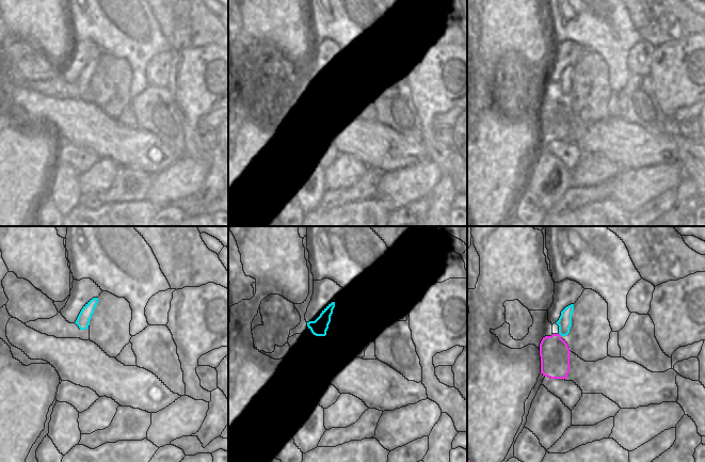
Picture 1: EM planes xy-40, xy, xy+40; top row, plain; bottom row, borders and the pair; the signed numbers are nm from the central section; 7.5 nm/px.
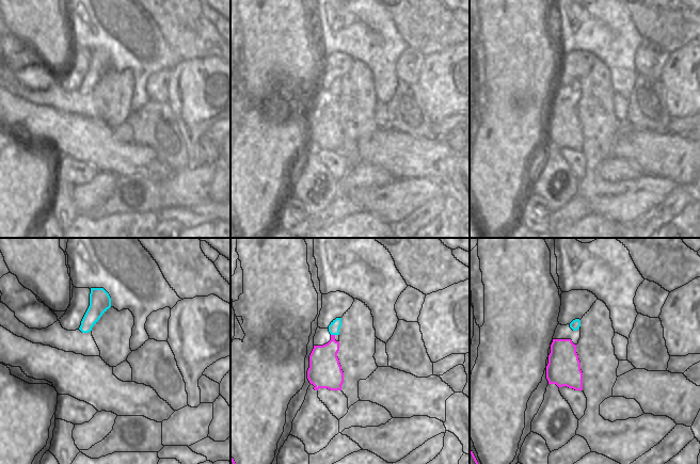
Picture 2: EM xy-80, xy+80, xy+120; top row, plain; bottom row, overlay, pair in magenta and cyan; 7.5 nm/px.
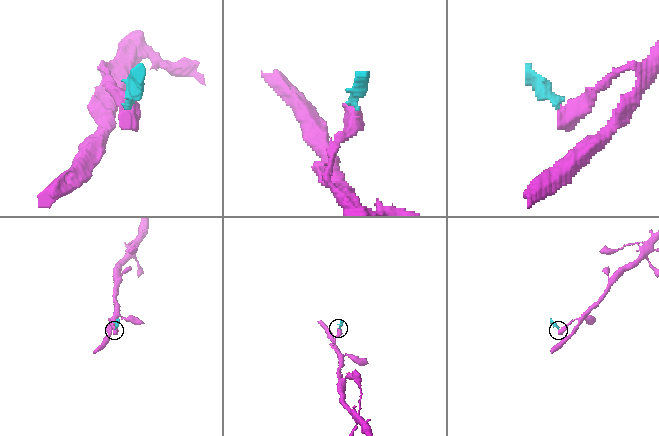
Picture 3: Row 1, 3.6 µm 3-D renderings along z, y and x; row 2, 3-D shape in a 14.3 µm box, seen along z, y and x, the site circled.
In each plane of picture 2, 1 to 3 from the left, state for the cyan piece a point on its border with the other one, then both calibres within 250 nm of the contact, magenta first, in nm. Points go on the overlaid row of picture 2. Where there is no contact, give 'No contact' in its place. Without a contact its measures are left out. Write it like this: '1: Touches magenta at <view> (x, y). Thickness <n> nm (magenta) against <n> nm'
1: No contact
2: Touches magenta at xy+80 (333, 335). Thickness 240 nm (magenta) against 80 nm
3: No contact

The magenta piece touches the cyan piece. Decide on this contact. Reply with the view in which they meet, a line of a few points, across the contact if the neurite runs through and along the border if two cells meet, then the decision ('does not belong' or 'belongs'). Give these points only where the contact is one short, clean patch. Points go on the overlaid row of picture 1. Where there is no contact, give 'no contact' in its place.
no contact; does not belong

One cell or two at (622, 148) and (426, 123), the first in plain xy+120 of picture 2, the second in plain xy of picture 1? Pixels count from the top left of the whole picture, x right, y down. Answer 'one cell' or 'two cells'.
two cells

